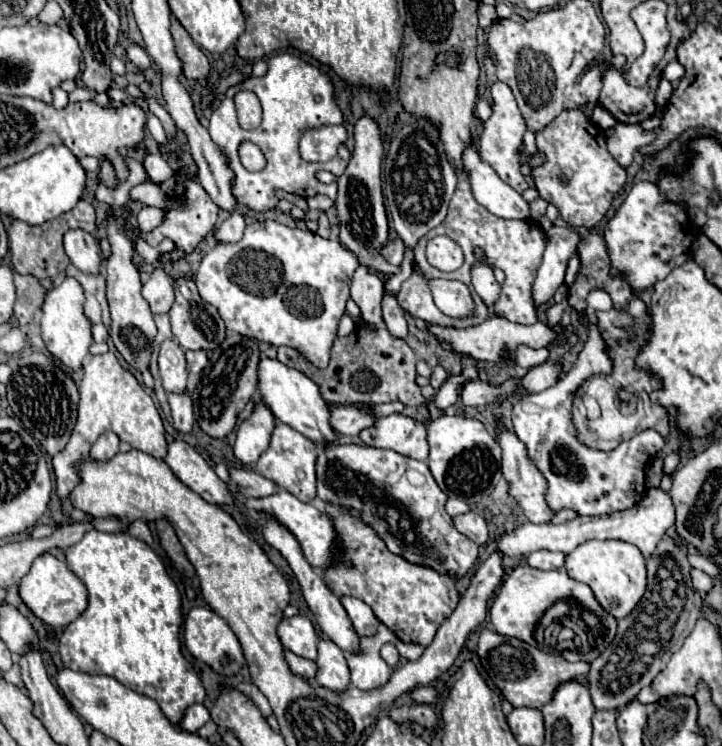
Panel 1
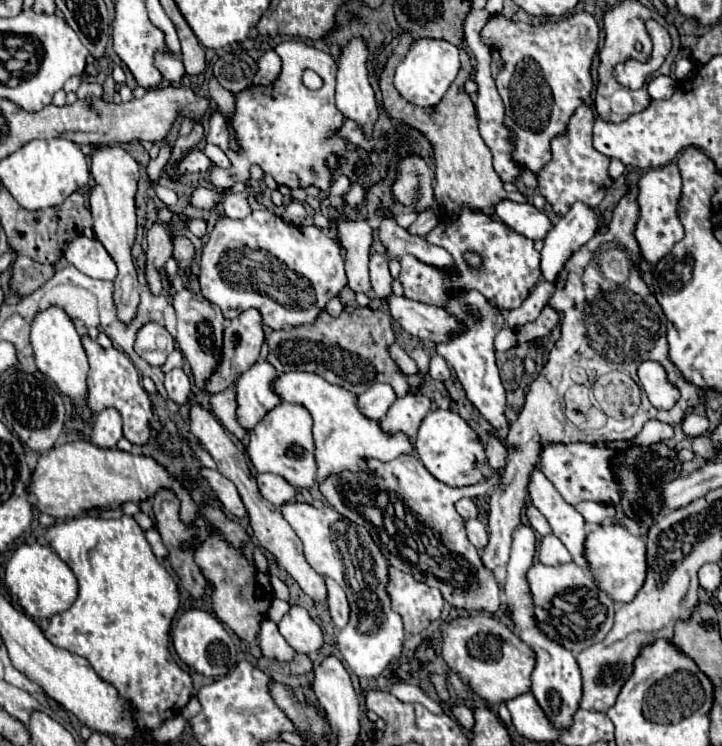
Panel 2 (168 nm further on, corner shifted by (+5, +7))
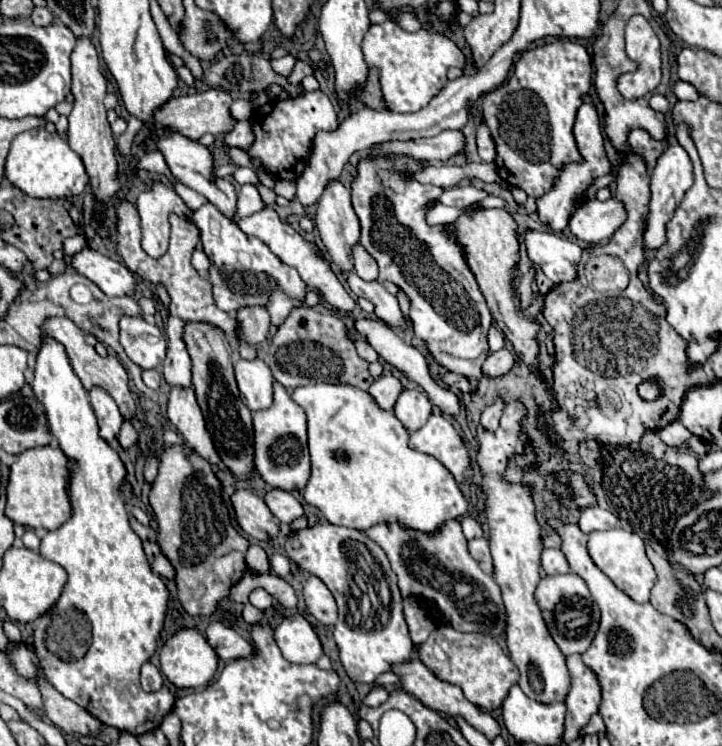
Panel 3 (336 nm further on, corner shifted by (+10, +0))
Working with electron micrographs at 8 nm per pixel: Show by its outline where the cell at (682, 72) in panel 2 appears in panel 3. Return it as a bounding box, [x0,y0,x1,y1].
[674,80,699,101]

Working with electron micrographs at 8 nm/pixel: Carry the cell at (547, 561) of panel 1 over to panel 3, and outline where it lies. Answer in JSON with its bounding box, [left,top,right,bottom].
[541,548,569,574]

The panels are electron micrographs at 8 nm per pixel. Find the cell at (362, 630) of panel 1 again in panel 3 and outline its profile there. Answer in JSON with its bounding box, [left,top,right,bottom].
[303,576,337,626]

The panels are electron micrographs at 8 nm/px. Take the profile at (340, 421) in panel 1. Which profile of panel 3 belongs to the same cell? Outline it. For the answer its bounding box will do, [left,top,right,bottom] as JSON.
[369,374,403,410]

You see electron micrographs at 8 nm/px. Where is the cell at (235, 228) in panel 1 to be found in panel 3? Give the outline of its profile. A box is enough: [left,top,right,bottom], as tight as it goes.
[233,184,263,222]

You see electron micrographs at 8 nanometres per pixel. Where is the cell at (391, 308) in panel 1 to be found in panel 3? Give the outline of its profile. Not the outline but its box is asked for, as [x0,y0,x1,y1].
[353,246,379,282]

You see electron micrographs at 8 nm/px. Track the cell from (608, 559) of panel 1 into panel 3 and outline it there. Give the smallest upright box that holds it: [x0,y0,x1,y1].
[589,528,655,602]

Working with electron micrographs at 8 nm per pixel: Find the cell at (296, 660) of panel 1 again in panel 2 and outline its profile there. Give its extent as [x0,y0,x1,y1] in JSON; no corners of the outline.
[256,619,294,663]

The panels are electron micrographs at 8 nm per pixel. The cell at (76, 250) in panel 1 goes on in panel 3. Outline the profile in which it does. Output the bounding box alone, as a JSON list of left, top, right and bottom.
[69,246,135,296]

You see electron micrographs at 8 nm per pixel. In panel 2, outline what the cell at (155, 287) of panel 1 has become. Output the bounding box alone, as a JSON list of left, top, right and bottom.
[146,223,172,295]

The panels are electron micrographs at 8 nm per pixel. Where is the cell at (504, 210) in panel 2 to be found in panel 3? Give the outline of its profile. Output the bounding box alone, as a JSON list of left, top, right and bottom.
[521,228,581,284]

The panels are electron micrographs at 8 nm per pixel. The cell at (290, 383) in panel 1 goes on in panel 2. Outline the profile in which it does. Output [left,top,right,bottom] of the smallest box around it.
[274,371,414,481]

